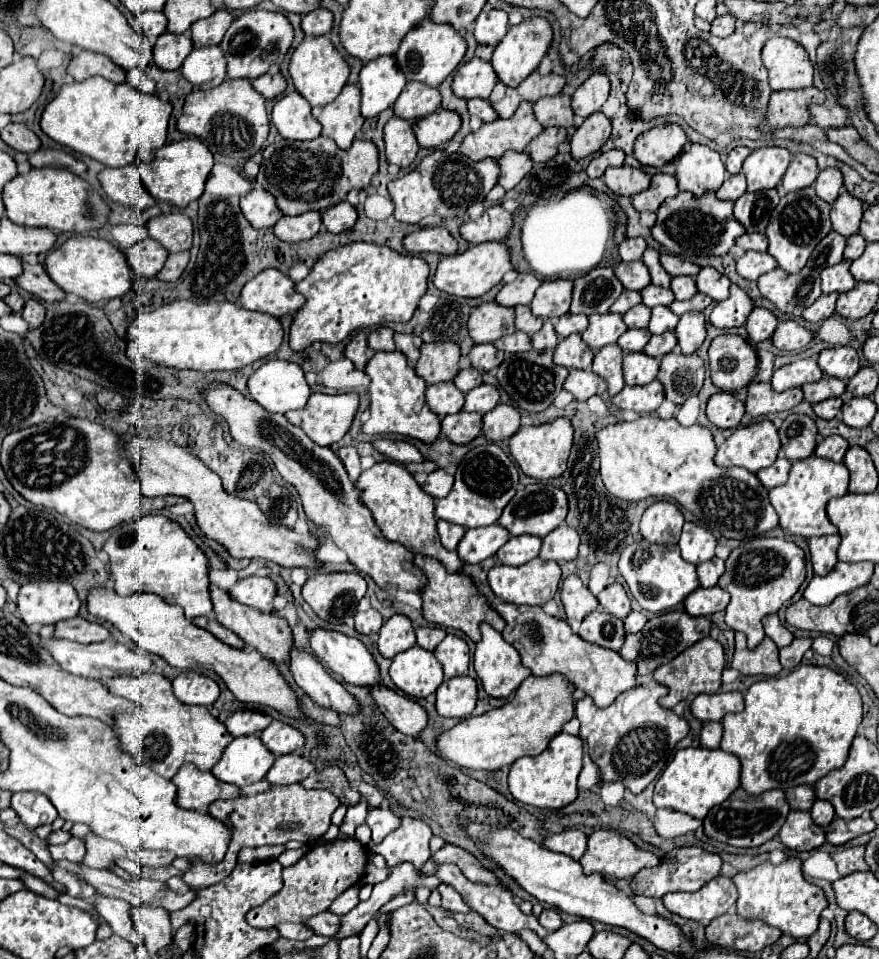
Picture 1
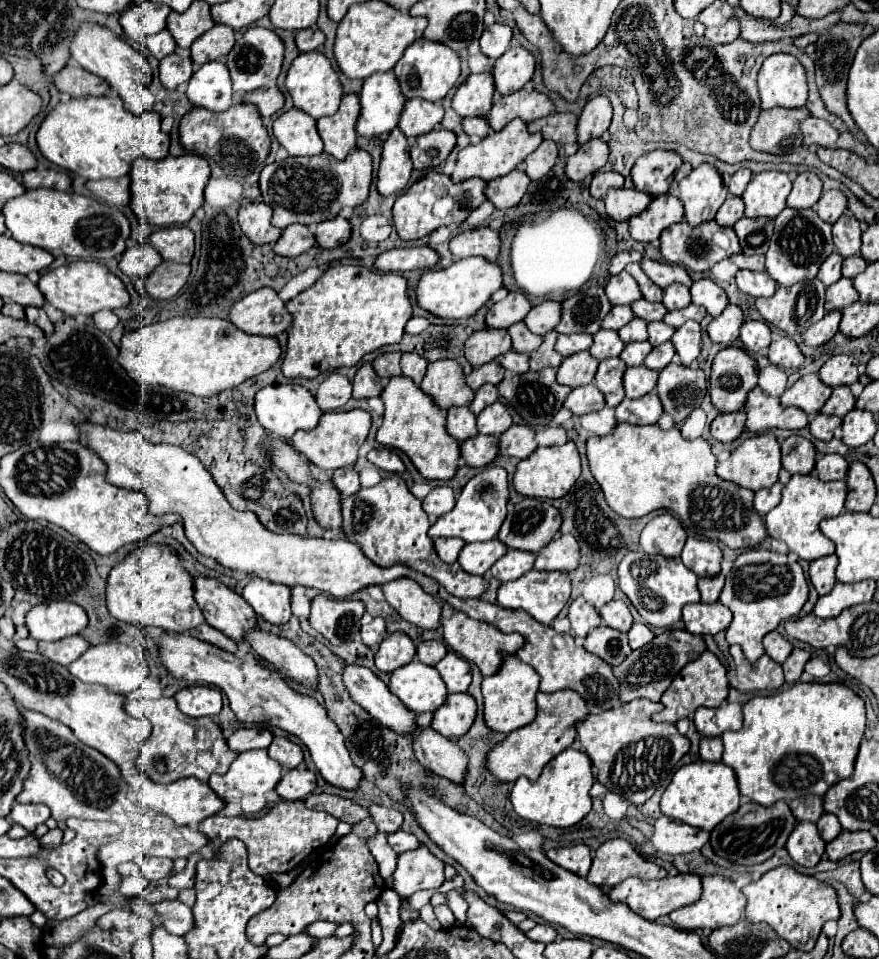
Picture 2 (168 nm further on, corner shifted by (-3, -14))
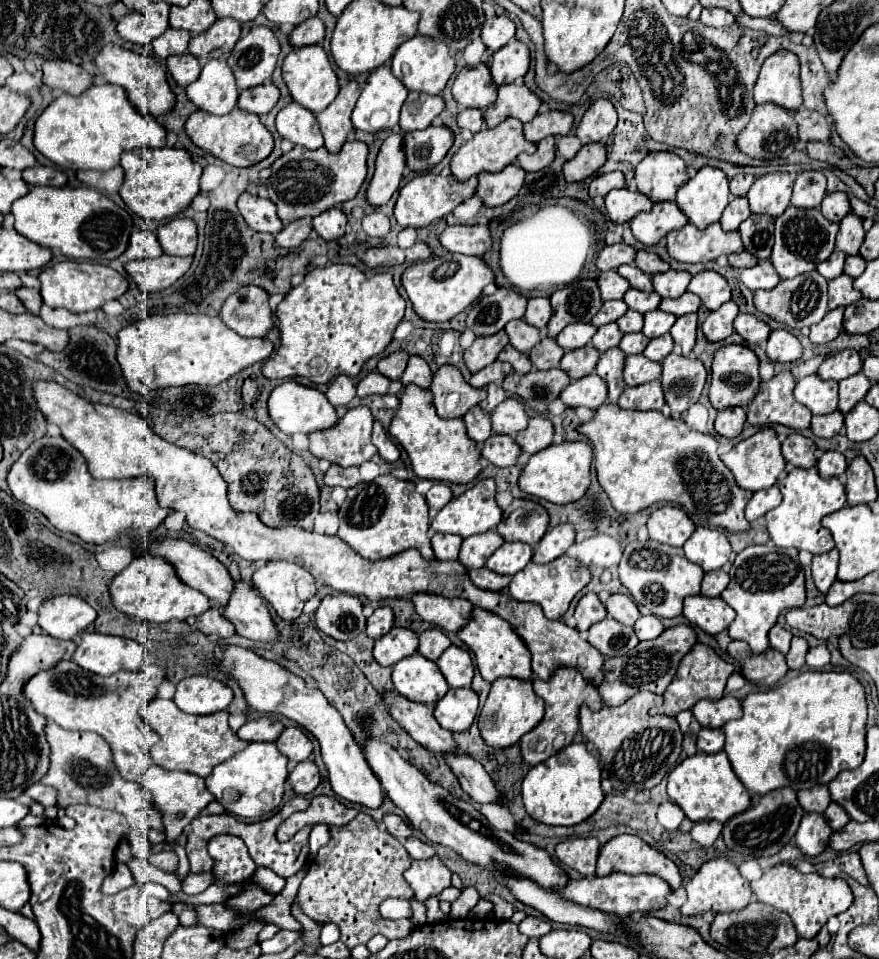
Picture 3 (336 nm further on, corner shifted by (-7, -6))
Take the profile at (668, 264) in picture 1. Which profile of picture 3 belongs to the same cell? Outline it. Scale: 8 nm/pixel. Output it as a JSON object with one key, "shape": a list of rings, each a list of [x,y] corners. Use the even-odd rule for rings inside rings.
{"shape":[[[638,250],[634,264],[646,274],[658,274],[658,272],[666,272],[670,268],[670,264],[664,262],[658,254],[646,252],[646,250]]]}

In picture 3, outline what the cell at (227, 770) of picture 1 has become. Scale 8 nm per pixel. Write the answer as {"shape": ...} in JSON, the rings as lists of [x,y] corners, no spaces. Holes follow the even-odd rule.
{"shape":[[[250,742],[242,752],[222,762],[206,778],[206,788],[224,804],[226,812],[240,818],[260,818],[272,812],[284,794],[284,782],[288,776],[288,758],[284,758],[274,742]]]}

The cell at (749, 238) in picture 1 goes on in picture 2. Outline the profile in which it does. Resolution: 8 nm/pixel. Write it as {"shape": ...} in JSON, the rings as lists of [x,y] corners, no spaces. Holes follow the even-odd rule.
{"shape":[[[736,254],[730,258],[738,268],[742,270],[764,270],[764,256],[756,254],[756,256],[744,256],[744,254]]]}

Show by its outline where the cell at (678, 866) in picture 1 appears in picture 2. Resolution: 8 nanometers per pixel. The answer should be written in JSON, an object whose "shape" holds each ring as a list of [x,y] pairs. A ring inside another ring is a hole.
{"shape":[[[686,874],[686,876],[666,876],[662,880],[640,880],[640,878],[628,878],[620,884],[616,884],[610,892],[608,898],[612,902],[622,902],[626,904],[630,910],[634,910],[636,914],[640,914],[646,920],[656,920],[664,914],[670,914],[672,910],[694,902],[696,896],[700,896],[702,892],[702,884],[700,884],[700,876],[696,874]]]}

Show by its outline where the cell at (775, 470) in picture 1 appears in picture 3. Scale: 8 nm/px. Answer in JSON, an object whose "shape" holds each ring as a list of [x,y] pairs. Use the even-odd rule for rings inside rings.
{"shape":[[[774,484],[768,490],[758,490],[754,492],[754,496],[750,498],[748,506],[746,506],[746,518],[752,522],[758,516],[764,516],[768,510],[776,508],[782,502],[782,494],[778,490],[778,484]]]}

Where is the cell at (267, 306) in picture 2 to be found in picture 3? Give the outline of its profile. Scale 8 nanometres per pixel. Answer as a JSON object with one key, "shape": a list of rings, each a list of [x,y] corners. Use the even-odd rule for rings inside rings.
{"shape":[[[258,286],[240,288],[226,298],[220,310],[224,324],[240,336],[266,336],[274,326],[274,312],[268,304],[270,294]]]}

